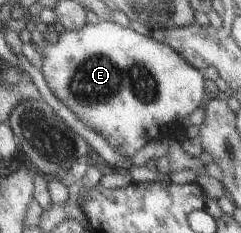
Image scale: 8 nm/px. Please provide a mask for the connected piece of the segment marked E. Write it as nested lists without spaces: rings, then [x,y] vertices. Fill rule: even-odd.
[[[101,21],[98,23],[84,23],[80,29],[59,29],[58,39],[55,43],[49,43],[42,37],[42,33],[37,30],[31,32],[30,43],[37,46],[37,51],[41,52],[41,67],[40,73],[46,81],[46,86],[49,91],[66,107],[75,117],[83,124],[85,128],[89,127],[91,131],[96,132],[98,135],[107,141],[109,147],[118,150],[121,156],[131,157],[137,151],[139,151],[147,142],[149,137],[158,138],[162,136],[167,127],[172,127],[172,123],[180,125],[181,120],[190,115],[195,109],[201,107],[205,100],[204,93],[204,79],[203,69],[194,68],[188,65],[182,55],[178,55],[176,51],[172,51],[168,45],[156,41],[156,39],[150,38],[145,33],[136,32],[131,27],[122,28],[120,25],[113,23],[112,21]]]

